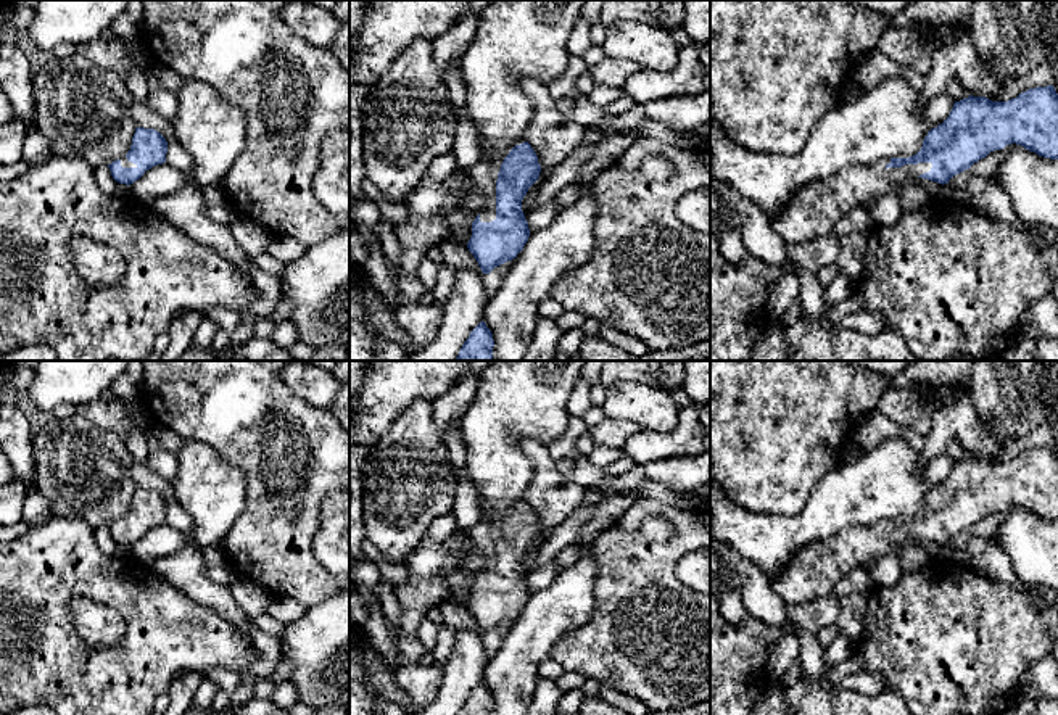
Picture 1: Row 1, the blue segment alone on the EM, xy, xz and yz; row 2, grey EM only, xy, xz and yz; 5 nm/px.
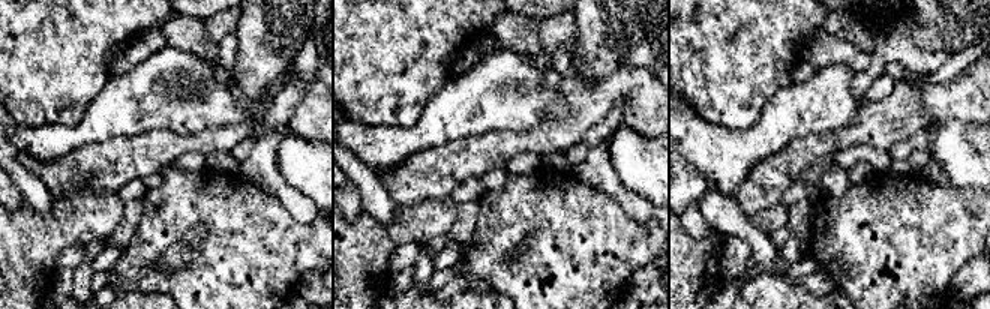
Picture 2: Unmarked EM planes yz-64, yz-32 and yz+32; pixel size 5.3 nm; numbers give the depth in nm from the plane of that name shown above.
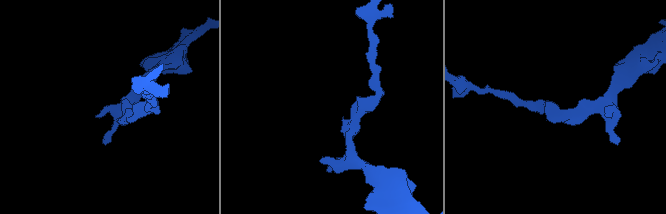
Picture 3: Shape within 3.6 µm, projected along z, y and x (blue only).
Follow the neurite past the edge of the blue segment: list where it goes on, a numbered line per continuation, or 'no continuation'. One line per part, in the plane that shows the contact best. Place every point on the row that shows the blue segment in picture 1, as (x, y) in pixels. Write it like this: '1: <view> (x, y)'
1: yz (814, 211)

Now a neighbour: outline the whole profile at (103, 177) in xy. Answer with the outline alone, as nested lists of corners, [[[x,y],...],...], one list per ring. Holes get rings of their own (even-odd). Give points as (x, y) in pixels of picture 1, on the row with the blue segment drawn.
[[[106,164],[97,166],[93,176],[95,176],[95,182],[97,182],[98,188],[101,192],[105,192],[106,195],[114,195],[119,198],[132,198],[134,196],[130,185],[116,182]]]

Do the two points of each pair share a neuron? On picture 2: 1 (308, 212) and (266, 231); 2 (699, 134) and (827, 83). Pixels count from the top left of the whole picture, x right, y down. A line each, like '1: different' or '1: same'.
1: different
2: same

